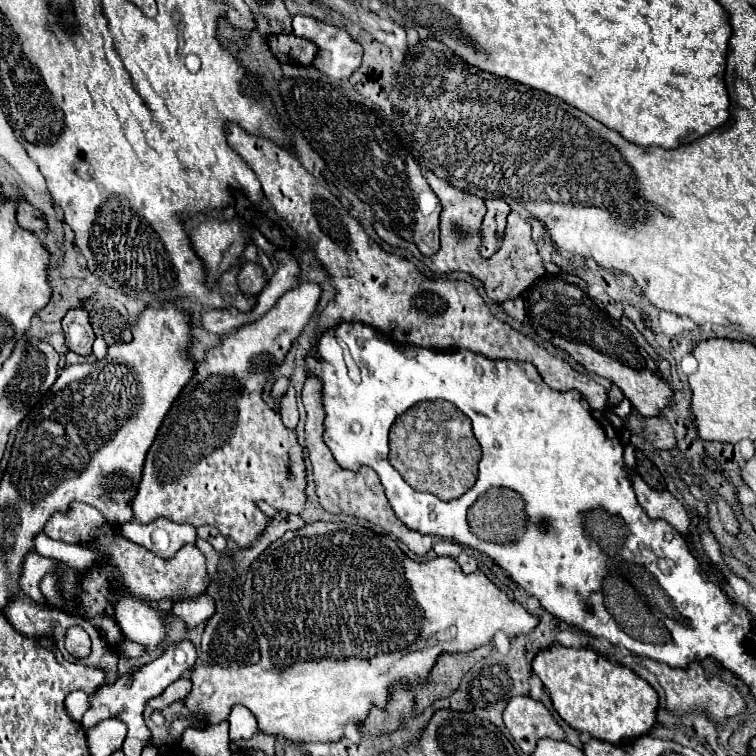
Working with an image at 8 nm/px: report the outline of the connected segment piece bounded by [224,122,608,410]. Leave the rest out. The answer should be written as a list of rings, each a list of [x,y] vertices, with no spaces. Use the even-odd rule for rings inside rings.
[[[226,122],[224,132],[230,148],[254,170],[266,200],[302,238],[312,244],[316,258],[332,276],[338,294],[320,316],[322,330],[336,326],[340,320],[364,322],[400,344],[414,344],[432,350],[466,348],[490,360],[504,358],[530,362],[538,368],[542,380],[550,388],[558,392],[582,392],[592,410],[602,410],[606,406],[608,392],[604,386],[594,382],[590,376],[572,370],[568,362],[554,358],[534,340],[518,334],[512,326],[494,318],[470,282],[444,278],[428,280],[412,262],[396,254],[386,254],[380,246],[376,246],[364,228],[346,212],[342,202],[330,190],[326,190],[326,186],[322,186],[286,148],[274,140],[246,132],[236,122]]]

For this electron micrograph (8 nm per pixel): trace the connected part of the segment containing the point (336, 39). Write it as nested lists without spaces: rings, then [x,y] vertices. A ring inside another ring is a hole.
[[[298,14],[292,18],[292,34],[312,40],[318,46],[312,68],[328,78],[350,78],[362,64],[362,46],[356,44],[342,28]]]

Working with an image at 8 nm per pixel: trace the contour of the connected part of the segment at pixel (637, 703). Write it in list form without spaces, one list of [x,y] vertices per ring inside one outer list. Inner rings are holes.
[[[550,646],[534,656],[532,674],[542,680],[560,718],[574,730],[586,732],[592,738],[612,744],[630,744],[632,738],[646,734],[654,726],[658,706],[654,688],[630,668],[612,664],[594,650]]]

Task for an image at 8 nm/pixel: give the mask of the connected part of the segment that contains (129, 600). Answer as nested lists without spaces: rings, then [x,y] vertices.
[[[120,596],[120,600],[116,600],[116,622],[120,624],[122,634],[132,642],[148,647],[148,652],[165,638],[166,624],[163,618],[162,612],[134,600],[132,596]]]

